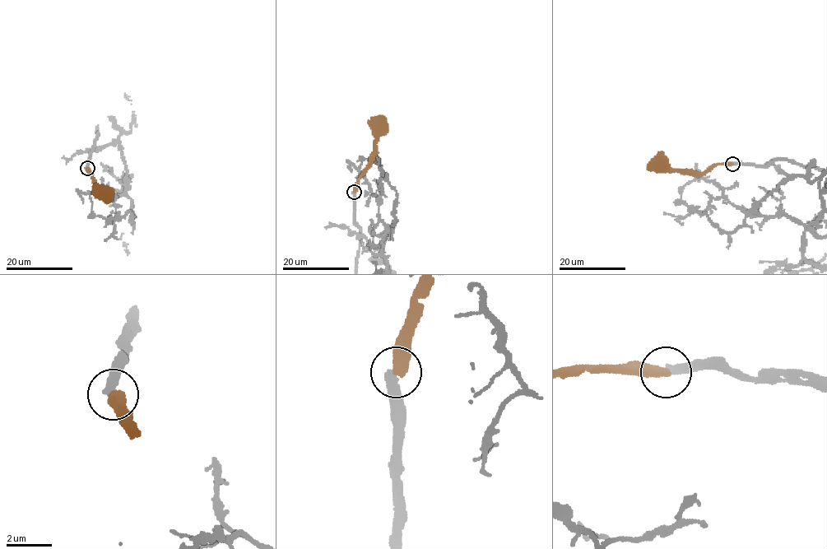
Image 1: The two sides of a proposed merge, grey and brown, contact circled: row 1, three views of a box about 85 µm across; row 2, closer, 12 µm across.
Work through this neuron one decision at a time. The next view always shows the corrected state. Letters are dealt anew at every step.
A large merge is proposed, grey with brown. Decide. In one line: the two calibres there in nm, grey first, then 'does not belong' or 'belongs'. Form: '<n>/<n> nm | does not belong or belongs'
420/380 nm | does not belong

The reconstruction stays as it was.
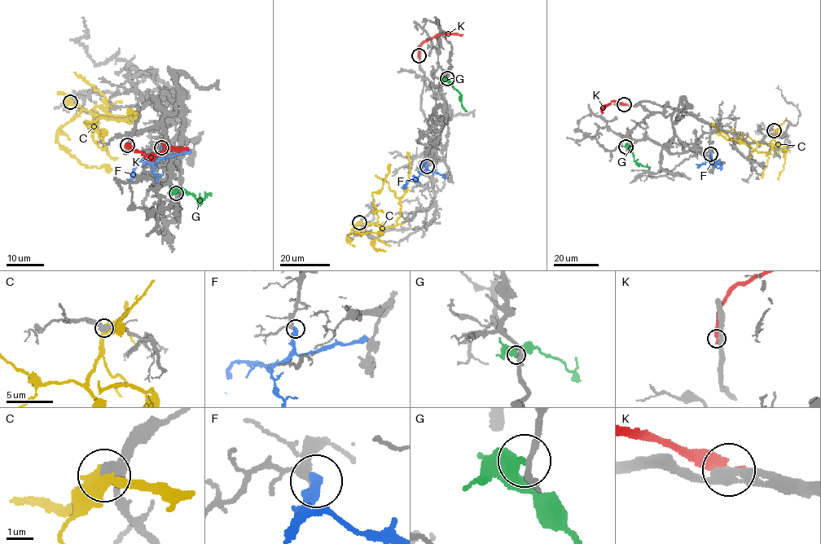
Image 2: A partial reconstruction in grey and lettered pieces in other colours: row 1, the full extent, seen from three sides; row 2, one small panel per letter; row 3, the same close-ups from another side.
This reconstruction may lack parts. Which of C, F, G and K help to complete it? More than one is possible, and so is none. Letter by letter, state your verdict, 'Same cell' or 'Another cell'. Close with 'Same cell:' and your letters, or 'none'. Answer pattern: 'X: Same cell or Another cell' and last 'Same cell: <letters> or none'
C: Another cell
F: Same cell
G: Another cell
K: Another cell
Same cell: F

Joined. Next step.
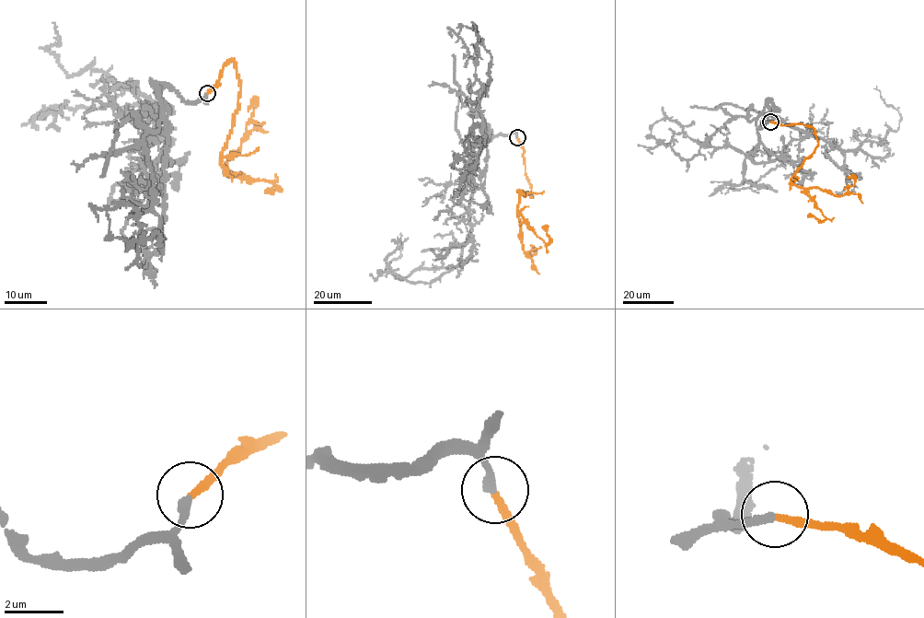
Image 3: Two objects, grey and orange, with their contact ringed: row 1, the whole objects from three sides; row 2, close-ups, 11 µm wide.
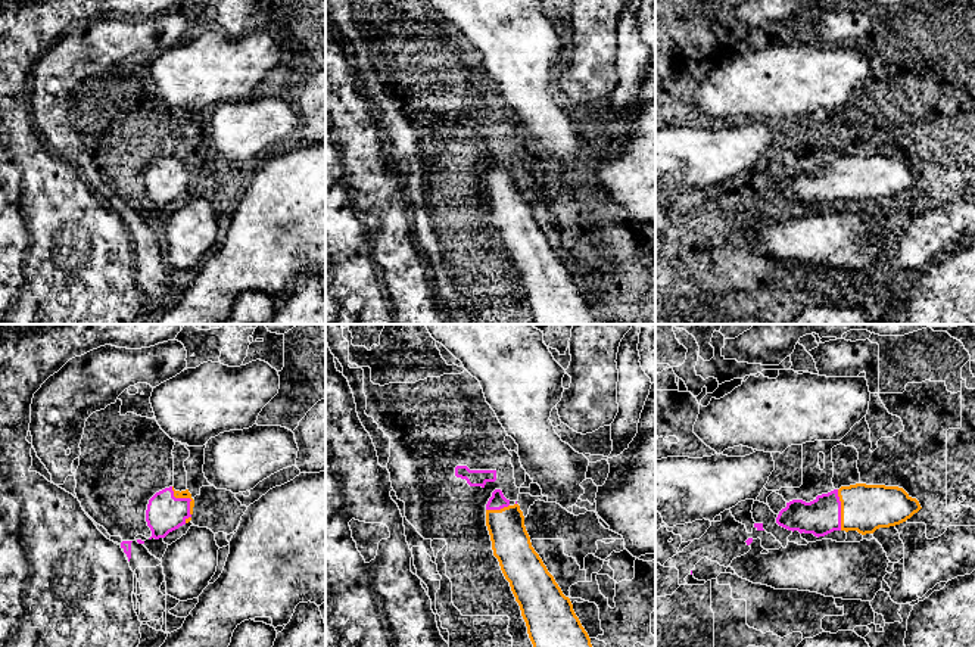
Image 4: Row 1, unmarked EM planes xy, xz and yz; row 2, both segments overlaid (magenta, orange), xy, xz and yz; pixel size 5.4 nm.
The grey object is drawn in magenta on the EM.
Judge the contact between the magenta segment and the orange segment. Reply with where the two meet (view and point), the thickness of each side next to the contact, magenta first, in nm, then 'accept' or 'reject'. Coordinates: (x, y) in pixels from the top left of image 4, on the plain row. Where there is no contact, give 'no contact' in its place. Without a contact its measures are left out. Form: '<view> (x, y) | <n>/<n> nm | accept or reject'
xy (189, 168) | 200/50 nm | accept

